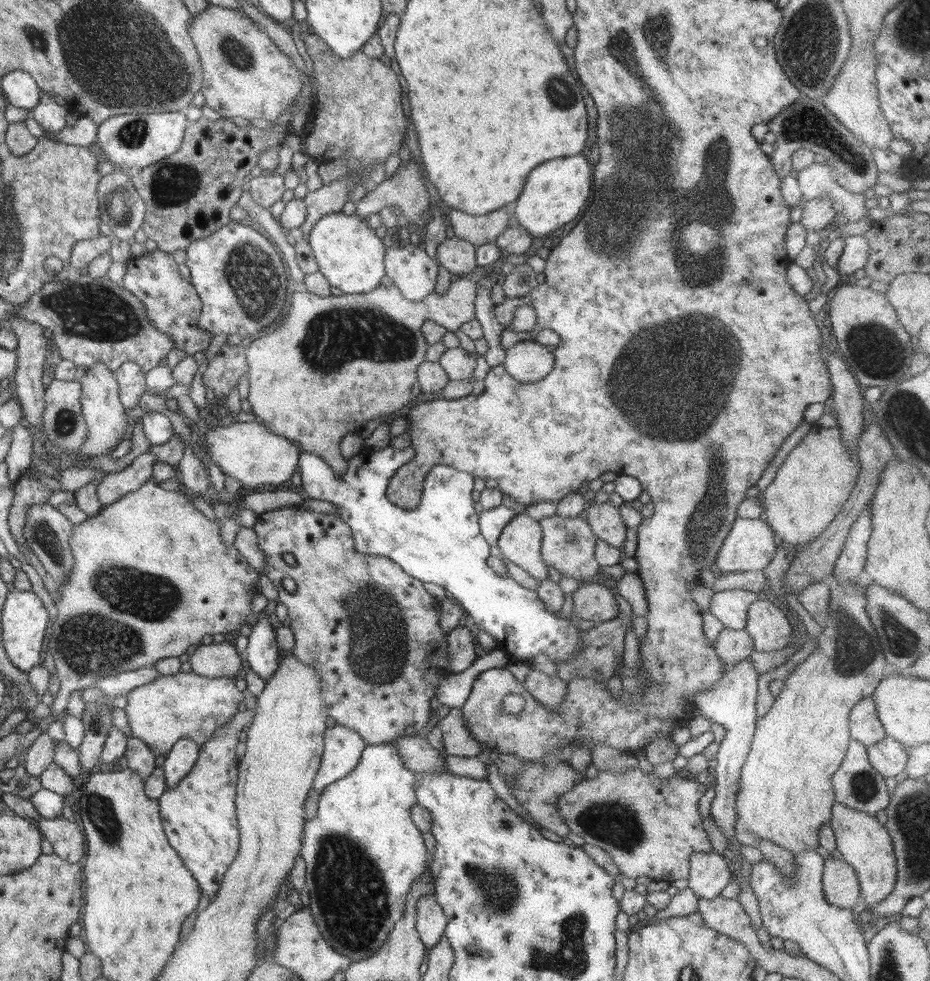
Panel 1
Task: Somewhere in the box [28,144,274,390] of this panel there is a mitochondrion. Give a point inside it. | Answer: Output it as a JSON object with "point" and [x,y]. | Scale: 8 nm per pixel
{"point":[91,311]}

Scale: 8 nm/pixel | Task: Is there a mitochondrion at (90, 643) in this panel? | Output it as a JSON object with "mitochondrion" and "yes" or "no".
{"mitochondrion":"yes"}

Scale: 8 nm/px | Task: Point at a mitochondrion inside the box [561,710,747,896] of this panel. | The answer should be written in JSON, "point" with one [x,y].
{"point":[615,823]}

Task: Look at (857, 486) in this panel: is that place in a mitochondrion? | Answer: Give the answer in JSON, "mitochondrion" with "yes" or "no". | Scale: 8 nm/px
{"mitochondrion":"no"}

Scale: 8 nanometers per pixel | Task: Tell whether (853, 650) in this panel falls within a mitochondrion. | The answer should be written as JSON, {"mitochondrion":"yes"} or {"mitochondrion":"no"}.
{"mitochondrion":"yes"}

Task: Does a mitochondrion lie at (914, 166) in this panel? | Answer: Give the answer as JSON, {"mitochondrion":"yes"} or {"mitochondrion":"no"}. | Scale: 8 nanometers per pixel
{"mitochondrion":"no"}

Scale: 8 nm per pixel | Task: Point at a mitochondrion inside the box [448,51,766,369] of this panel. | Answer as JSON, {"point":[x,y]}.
{"point":[561,93]}

